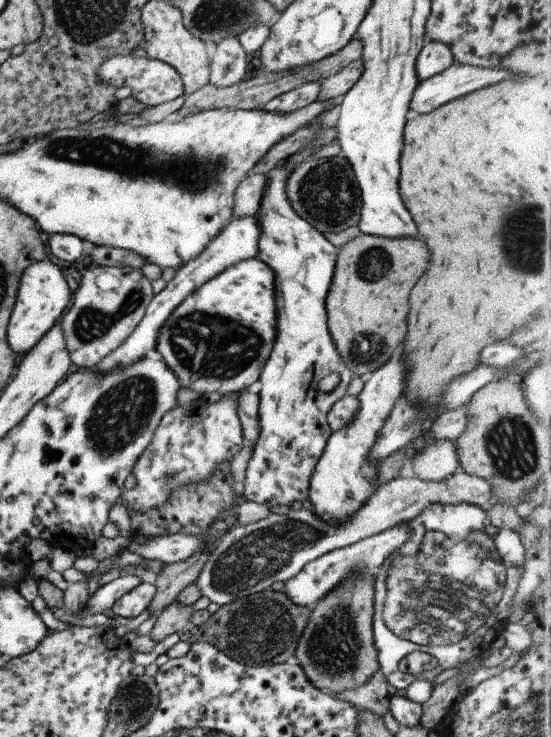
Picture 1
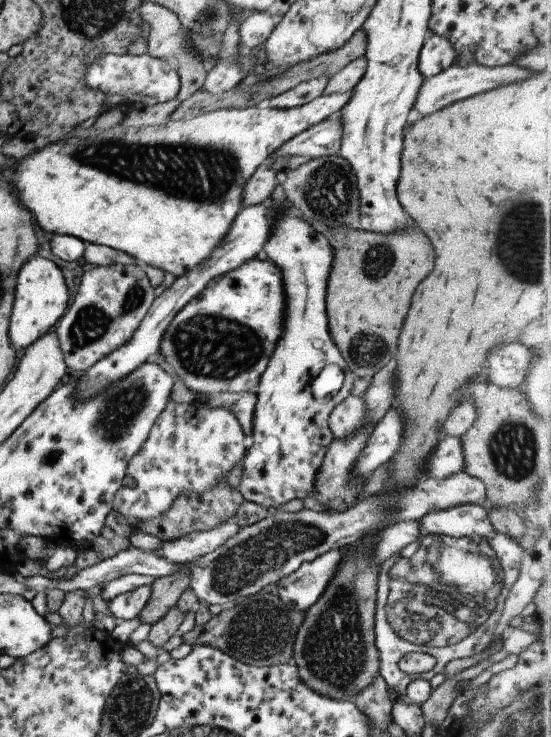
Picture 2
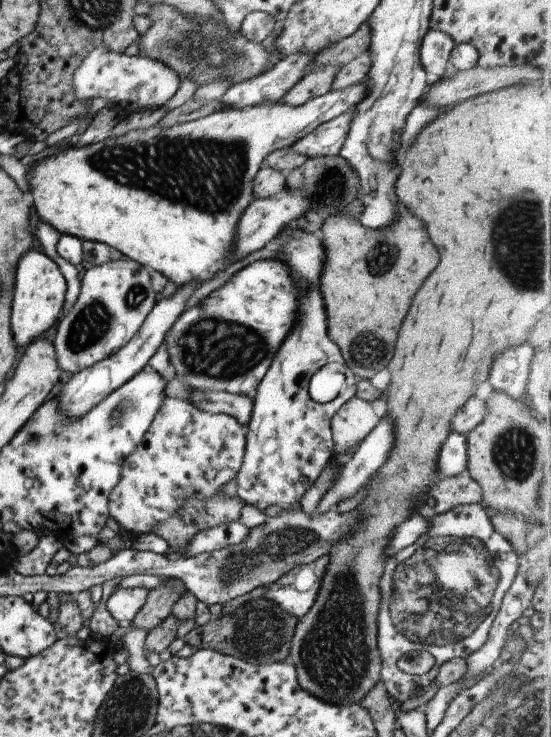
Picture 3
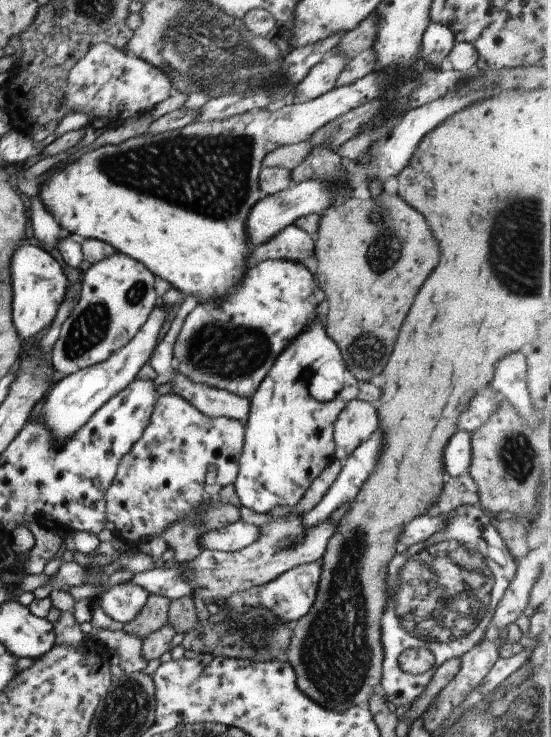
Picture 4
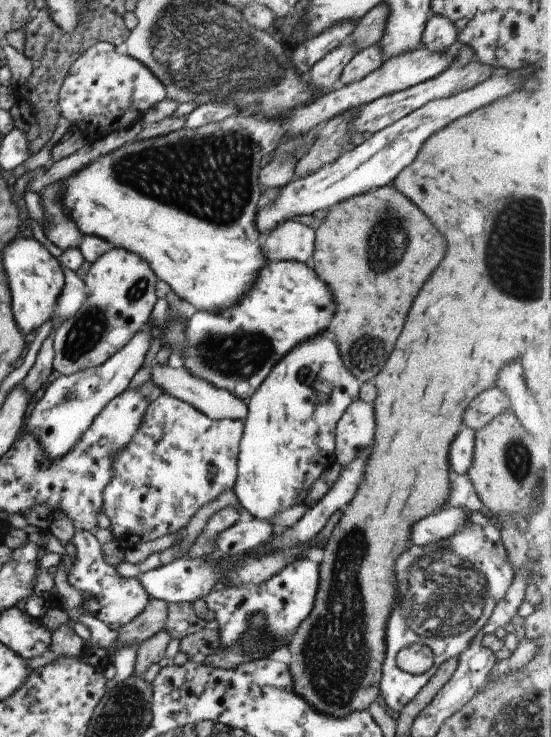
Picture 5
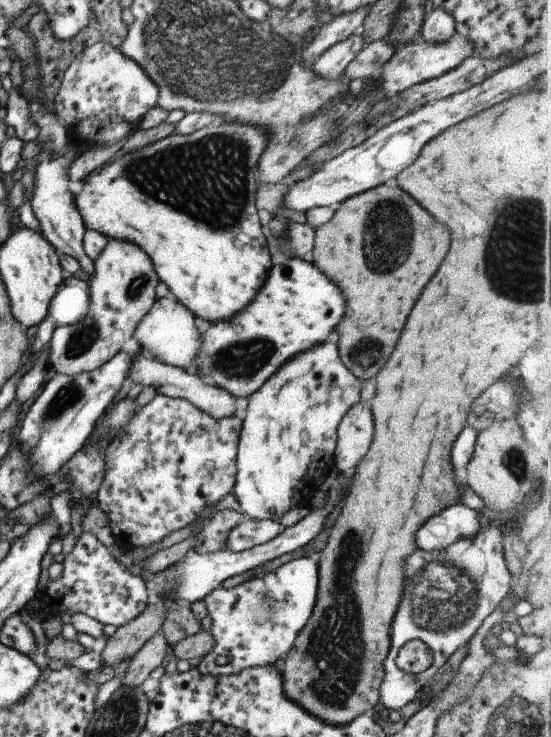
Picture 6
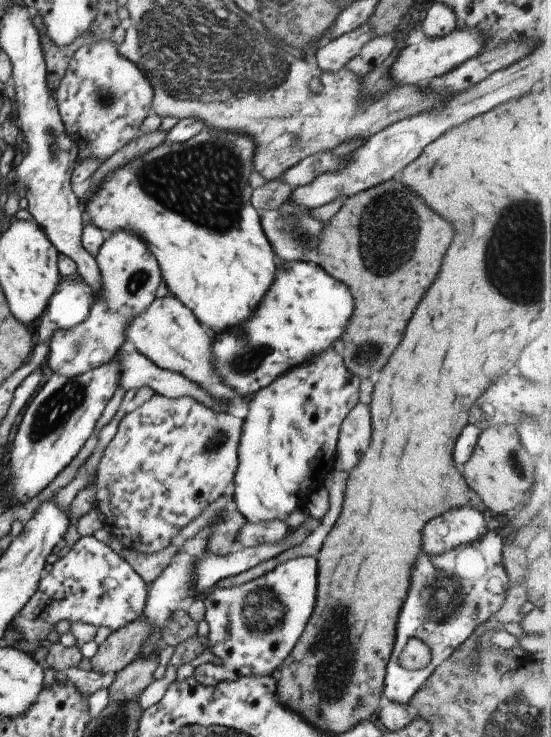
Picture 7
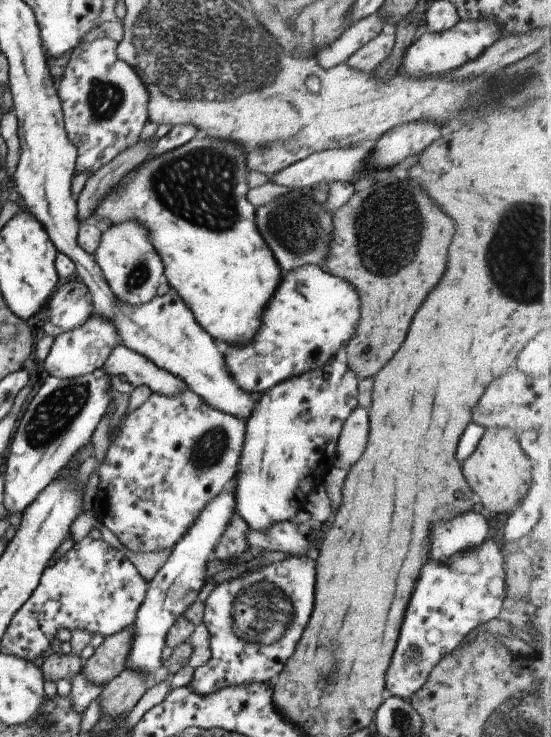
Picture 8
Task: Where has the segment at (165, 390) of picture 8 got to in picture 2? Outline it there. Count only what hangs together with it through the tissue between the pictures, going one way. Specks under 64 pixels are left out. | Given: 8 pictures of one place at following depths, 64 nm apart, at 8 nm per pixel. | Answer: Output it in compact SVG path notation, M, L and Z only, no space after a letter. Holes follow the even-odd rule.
M242 391L239 393L220 393L219 395L210 396L210 407L229 408L234 416L239 420L245 435L253 434L253 424L255 415L255 406L257 396L250 391Z

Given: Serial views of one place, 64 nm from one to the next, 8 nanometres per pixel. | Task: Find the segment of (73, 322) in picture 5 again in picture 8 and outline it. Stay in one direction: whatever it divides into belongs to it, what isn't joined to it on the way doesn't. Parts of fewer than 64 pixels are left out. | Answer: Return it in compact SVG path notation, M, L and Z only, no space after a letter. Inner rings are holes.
M136 220L114 224L104 231L100 245L93 255L106 282L112 288L113 296L130 306L147 304L157 296L157 290L164 279L164 264L156 252L148 230ZM92 316L83 326L56 337L51 344L48 357L44 361L44 370L49 376L62 379L92 374L94 370L105 366L106 358L119 343L121 344L121 340L116 332L116 326L108 320L100 320L100 318Z

